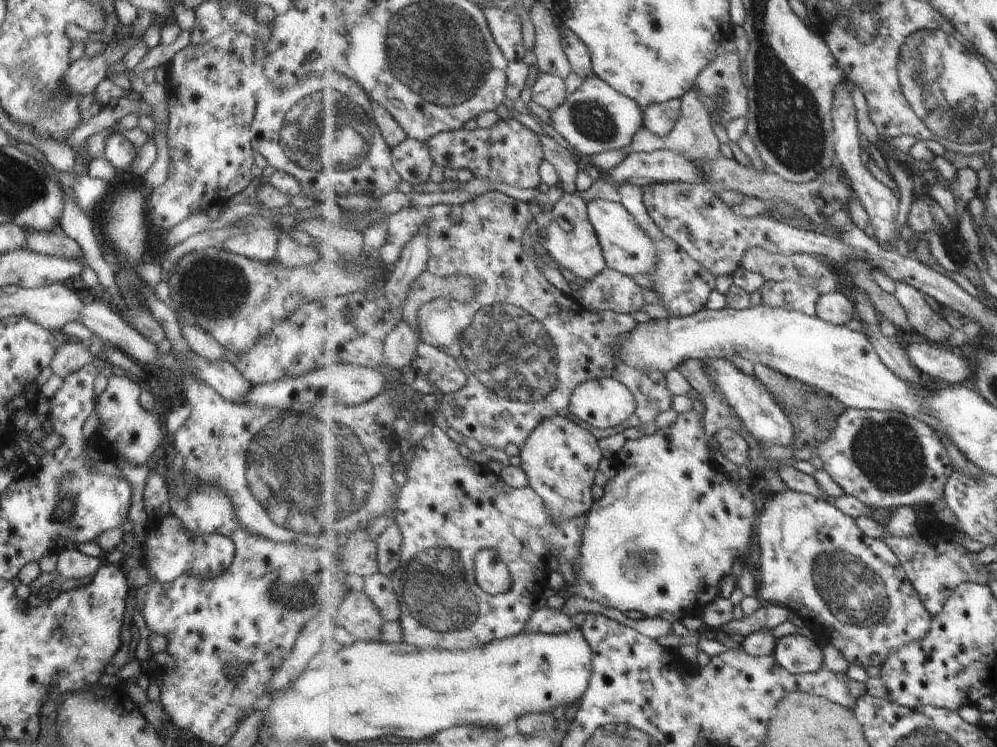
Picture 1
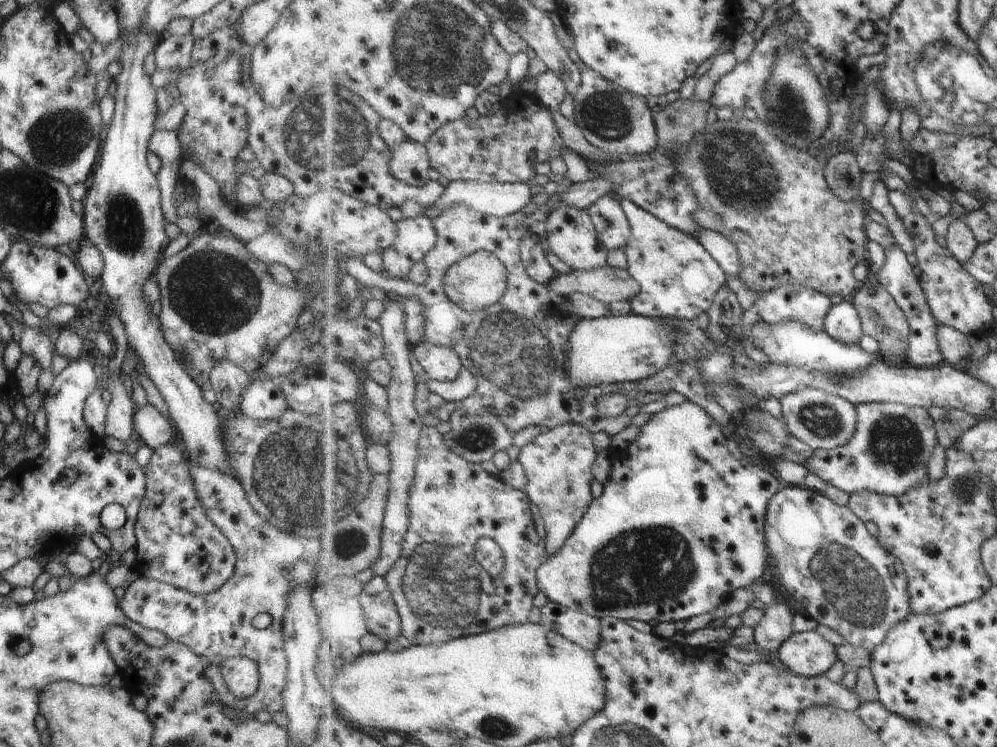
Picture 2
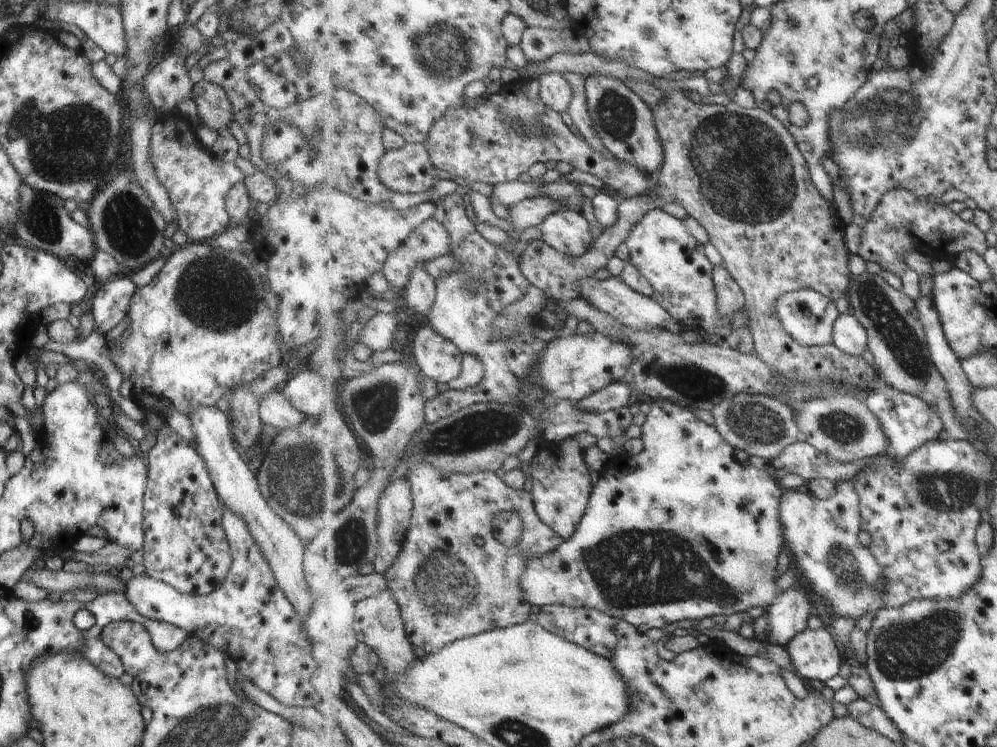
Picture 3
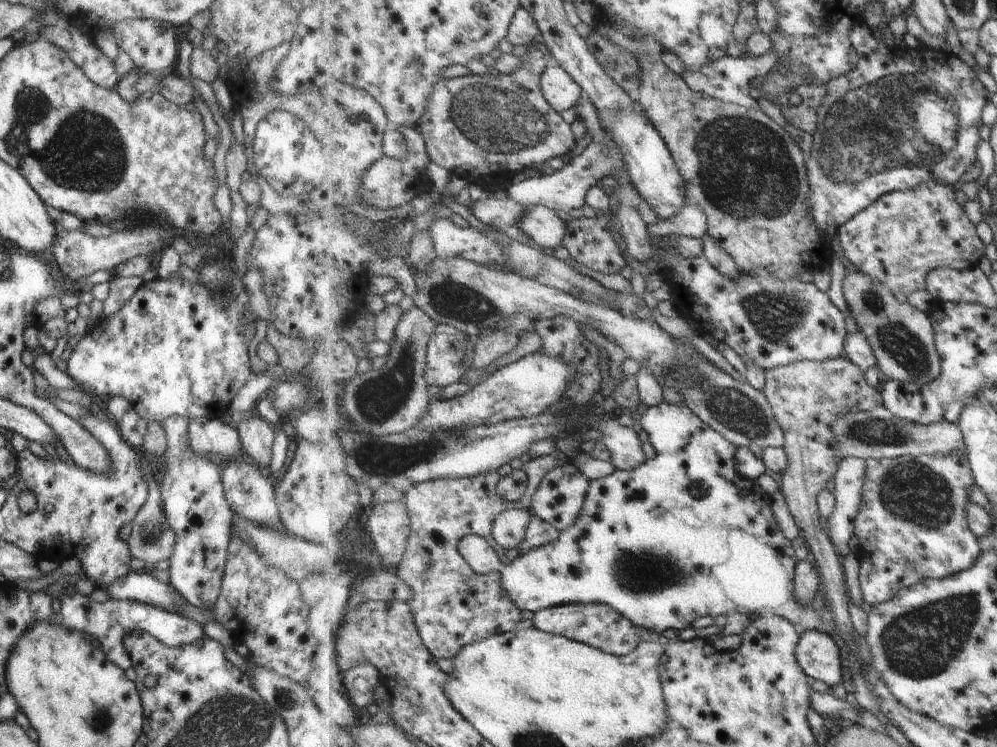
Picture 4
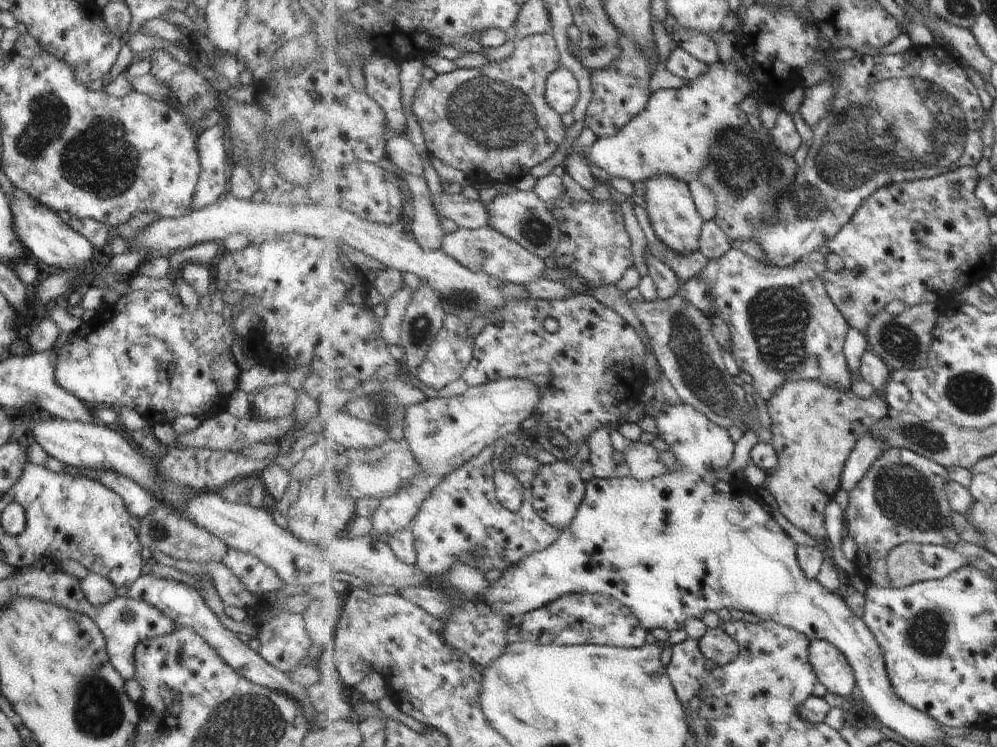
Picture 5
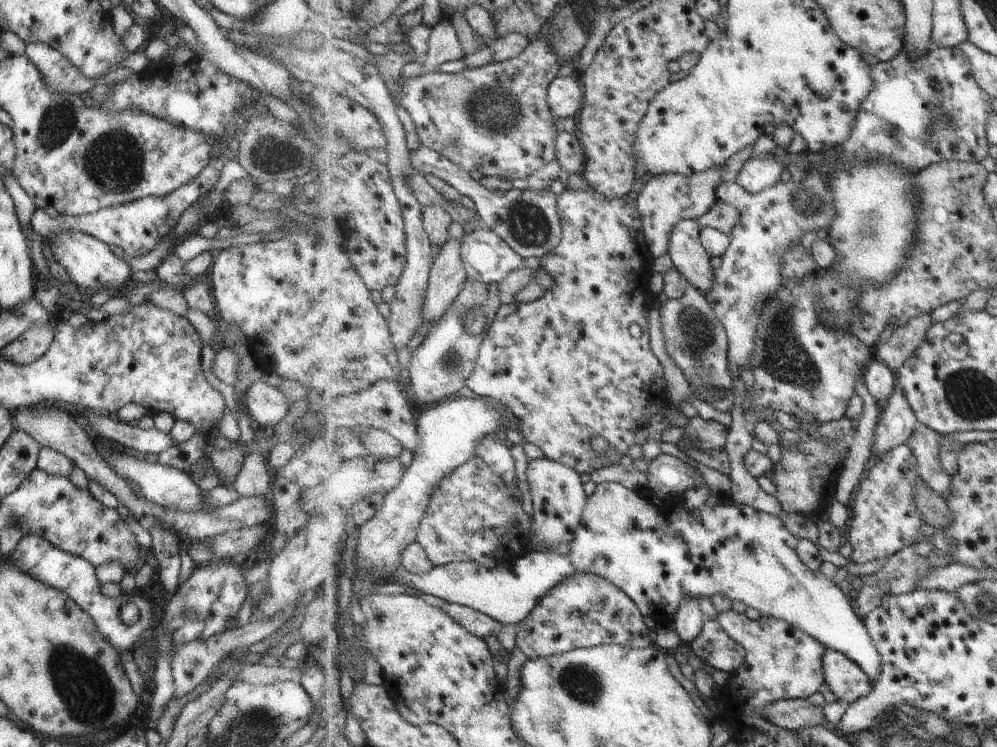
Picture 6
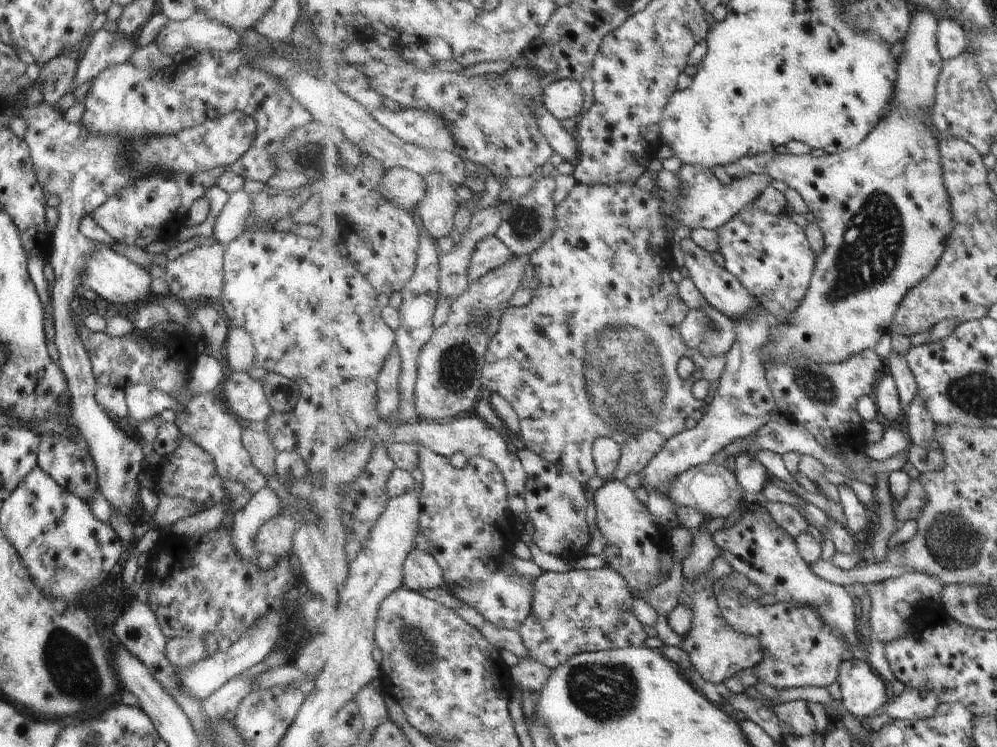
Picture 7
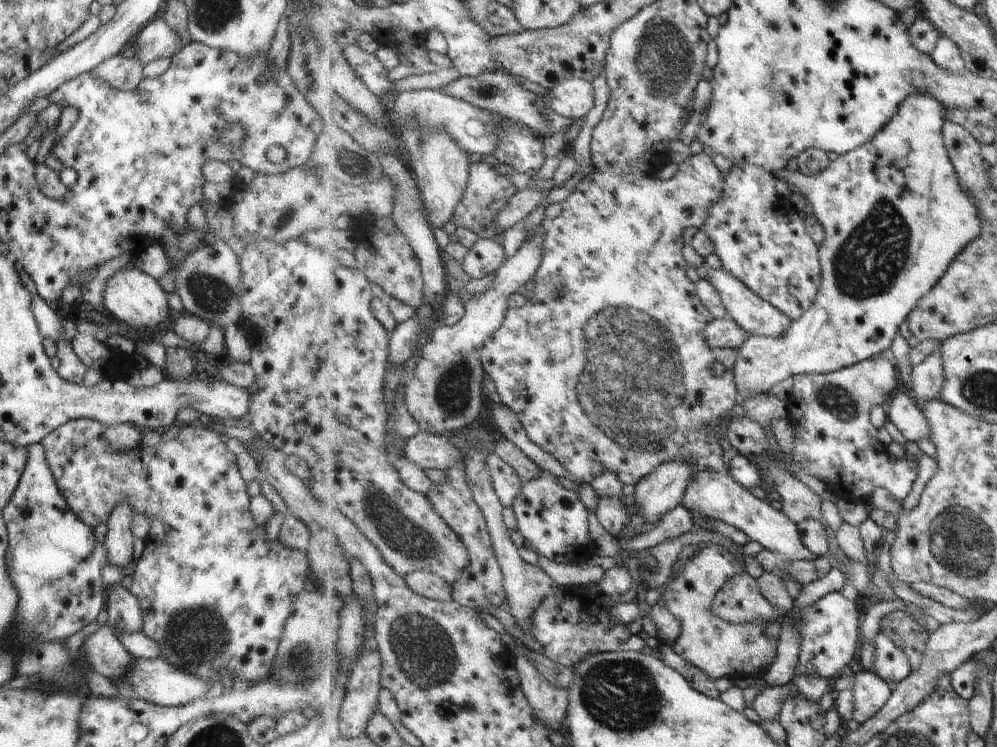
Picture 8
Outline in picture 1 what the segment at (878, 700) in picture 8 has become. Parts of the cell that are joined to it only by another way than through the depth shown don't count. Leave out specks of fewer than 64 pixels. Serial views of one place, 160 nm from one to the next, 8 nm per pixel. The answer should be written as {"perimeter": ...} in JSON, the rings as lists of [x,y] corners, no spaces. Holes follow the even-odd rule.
{"perimeter":[[[807,631],[782,636],[777,641],[773,656],[794,675],[818,673],[825,666],[822,646]]]}

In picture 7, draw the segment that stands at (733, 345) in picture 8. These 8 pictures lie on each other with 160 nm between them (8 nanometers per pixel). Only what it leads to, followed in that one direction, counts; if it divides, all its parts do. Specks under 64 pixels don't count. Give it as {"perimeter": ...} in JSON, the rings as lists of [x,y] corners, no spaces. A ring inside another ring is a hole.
{"perimeter":[[[709,301],[700,309],[691,309],[680,331],[686,343],[705,357],[727,355],[736,341],[735,319],[717,310]]]}

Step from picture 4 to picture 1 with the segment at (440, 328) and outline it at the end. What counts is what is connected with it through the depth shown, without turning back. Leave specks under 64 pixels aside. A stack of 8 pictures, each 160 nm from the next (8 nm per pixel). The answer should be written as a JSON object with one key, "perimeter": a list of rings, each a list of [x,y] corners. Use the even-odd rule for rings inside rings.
{"perimeter":[[[425,341],[419,342],[416,348],[413,370],[434,384],[440,390],[440,395],[457,392],[467,382],[466,374],[458,360]]]}

